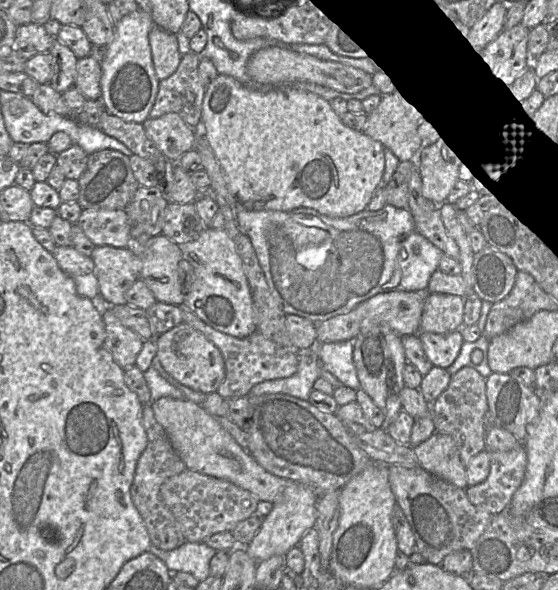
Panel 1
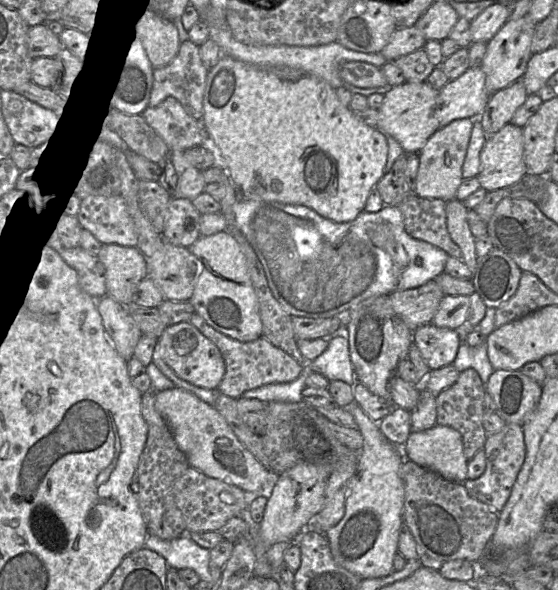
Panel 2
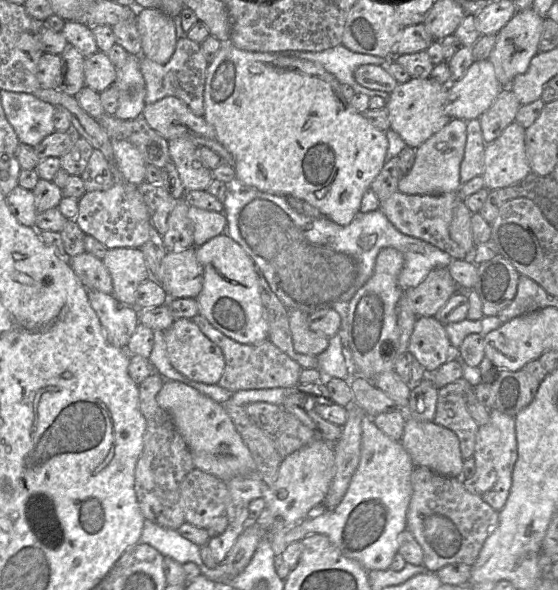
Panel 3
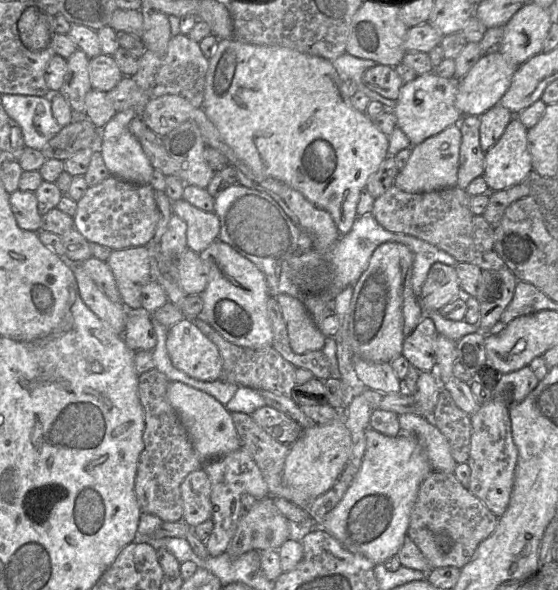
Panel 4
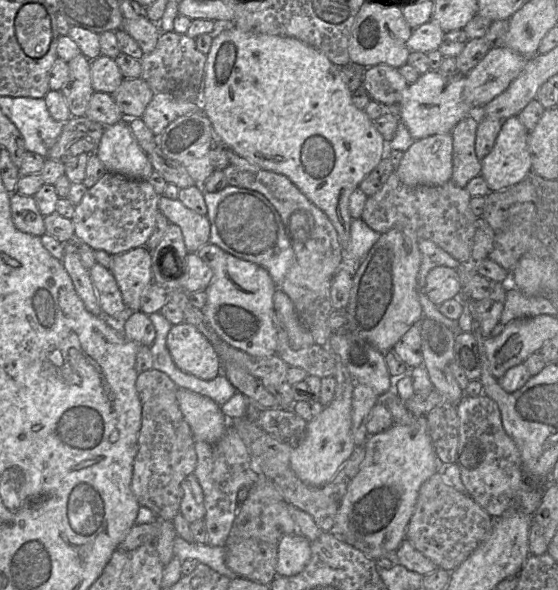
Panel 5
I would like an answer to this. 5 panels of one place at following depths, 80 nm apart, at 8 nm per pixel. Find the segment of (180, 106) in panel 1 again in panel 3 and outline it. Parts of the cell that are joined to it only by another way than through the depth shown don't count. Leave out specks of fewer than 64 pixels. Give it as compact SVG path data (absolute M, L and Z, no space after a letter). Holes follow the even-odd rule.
M182 37L177 40L175 51L165 64L158 64L147 57L139 56L139 65L145 81L145 103L151 104L167 97L173 96L184 102L197 116L204 115L204 88L208 62L203 56L200 44Z

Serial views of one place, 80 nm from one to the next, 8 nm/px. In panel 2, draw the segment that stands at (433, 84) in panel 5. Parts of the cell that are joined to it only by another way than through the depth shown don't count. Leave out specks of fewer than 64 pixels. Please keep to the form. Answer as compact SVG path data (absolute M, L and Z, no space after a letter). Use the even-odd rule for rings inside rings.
M405 82L399 86L388 87L379 108L377 128L387 136L395 138L404 150L404 154L418 154L428 139L440 129L434 109L438 91L428 83Z

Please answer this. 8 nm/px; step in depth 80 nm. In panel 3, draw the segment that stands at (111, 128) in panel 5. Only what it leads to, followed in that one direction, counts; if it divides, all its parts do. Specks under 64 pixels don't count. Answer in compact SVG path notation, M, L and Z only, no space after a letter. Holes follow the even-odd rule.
M129 55L123 67L117 70L118 108L114 116L121 120L133 120L142 116L146 87L142 76L139 56ZM111 139L118 165L127 183L140 185L145 181L146 163L137 148L128 140Z

